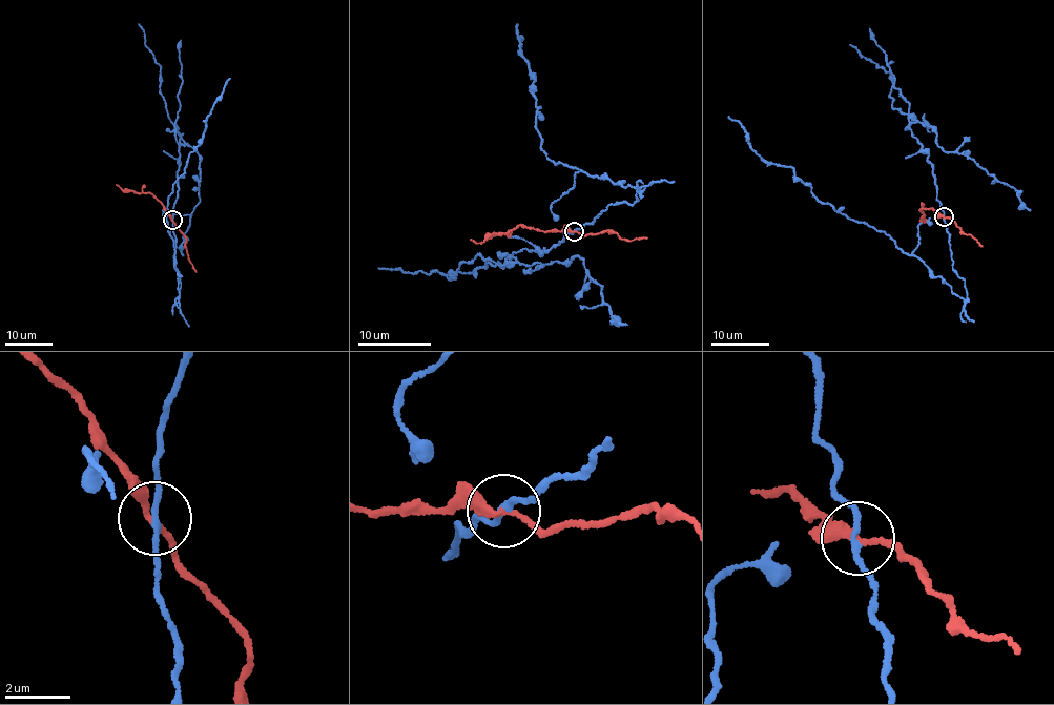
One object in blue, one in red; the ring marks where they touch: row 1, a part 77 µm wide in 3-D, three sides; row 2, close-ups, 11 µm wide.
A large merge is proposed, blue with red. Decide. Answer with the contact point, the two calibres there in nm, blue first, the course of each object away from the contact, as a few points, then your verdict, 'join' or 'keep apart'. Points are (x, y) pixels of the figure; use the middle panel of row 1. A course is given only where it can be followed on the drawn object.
at (574, 231); 170 nm thick on the blue side, 200 nm on the other; blue runs (574, 231), (611, 203), (633, 205), (637, 189), (557, 164), (540, 148), (519, 24); red runs (574, 231), (542, 230), (518, 225), (507, 233), (492, 233), (481, 242), (470, 239); keep apart

